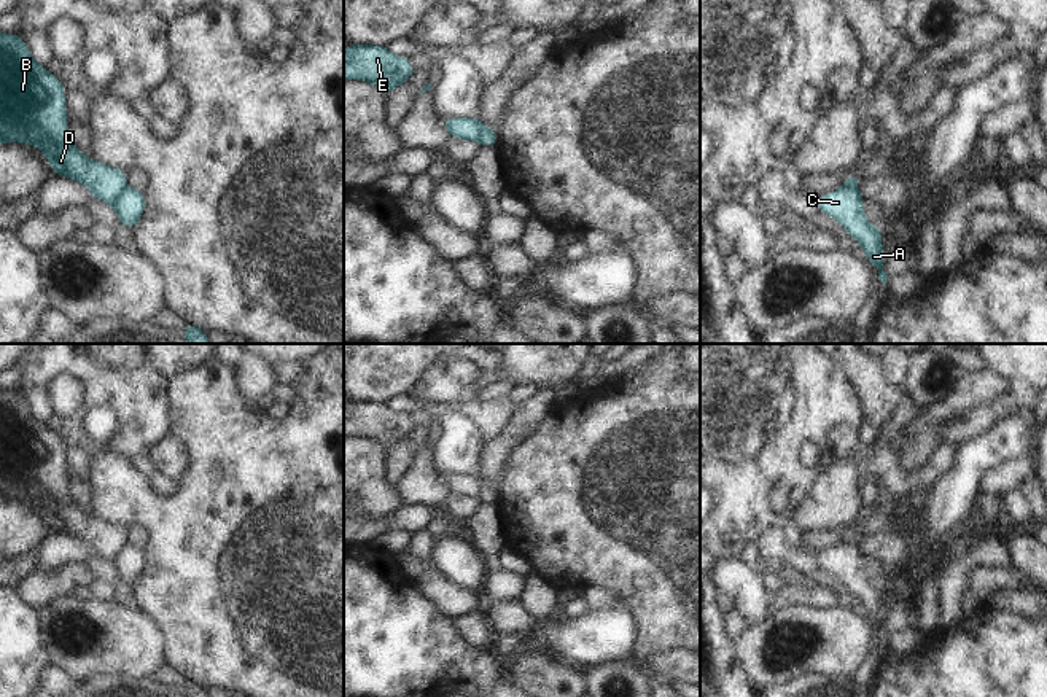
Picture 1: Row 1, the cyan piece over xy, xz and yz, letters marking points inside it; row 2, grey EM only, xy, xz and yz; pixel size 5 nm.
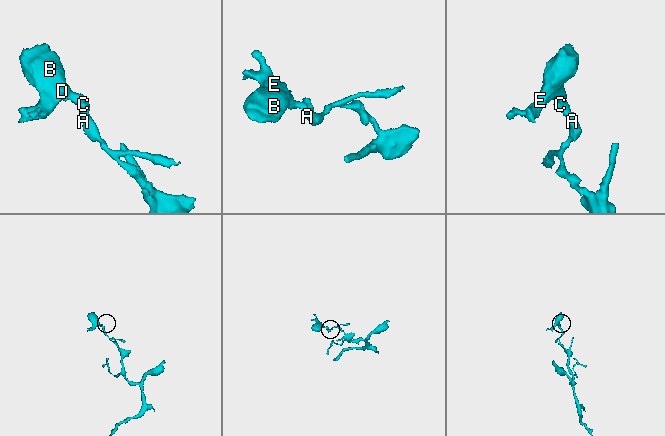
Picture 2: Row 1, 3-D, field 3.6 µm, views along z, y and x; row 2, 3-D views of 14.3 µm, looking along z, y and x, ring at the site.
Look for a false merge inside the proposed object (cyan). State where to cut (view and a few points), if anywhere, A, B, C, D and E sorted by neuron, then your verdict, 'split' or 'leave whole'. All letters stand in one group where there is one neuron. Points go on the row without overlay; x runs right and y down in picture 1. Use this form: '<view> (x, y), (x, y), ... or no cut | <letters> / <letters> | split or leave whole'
xz (474, 475), (479, 481), (478, 495) | A C / B D E | split

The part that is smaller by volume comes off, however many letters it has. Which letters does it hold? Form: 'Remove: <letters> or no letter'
Remove: B, D, E.

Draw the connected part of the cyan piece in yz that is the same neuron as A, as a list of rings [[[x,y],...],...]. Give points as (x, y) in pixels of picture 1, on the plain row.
[[[847,543],[818,554],[818,565],[835,574],[859,598],[869,619],[878,624],[878,633],[885,641],[888,632],[883,624],[882,584],[874,584],[867,579],[862,559],[858,544]]]

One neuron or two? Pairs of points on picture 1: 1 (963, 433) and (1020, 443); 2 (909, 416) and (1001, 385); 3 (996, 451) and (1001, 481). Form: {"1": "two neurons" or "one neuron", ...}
{"1": "two neurons", "2": "two neurons", "3": "two neurons"}

